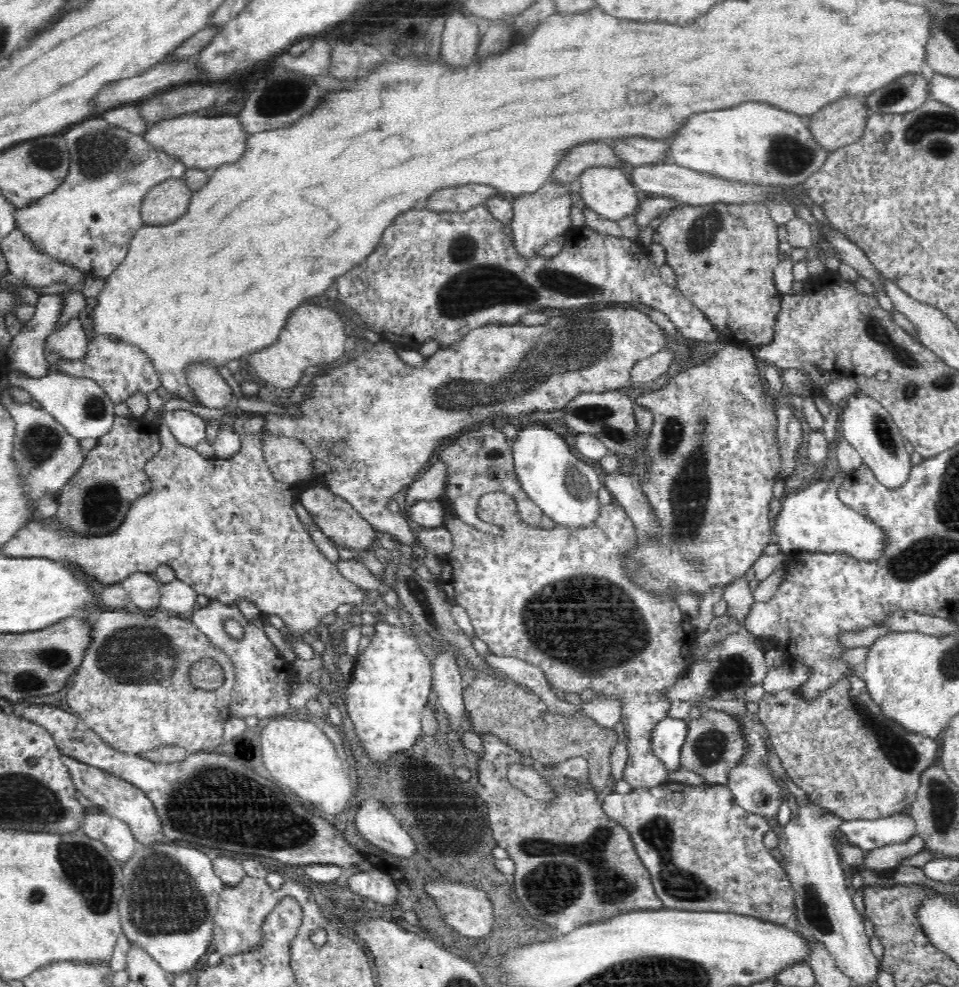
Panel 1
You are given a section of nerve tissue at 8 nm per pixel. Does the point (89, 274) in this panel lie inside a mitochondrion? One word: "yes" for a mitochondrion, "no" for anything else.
no

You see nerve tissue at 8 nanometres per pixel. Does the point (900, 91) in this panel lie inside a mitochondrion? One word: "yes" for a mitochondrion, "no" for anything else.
yes

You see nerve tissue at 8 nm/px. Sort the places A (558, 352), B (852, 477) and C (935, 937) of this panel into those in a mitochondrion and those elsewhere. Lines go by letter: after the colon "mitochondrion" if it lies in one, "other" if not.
A: mitochondrion
B: other
C: other

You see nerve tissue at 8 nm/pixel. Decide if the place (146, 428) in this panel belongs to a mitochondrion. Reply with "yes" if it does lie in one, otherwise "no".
no

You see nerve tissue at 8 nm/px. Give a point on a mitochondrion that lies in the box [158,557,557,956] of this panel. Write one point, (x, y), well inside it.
(216, 804)

